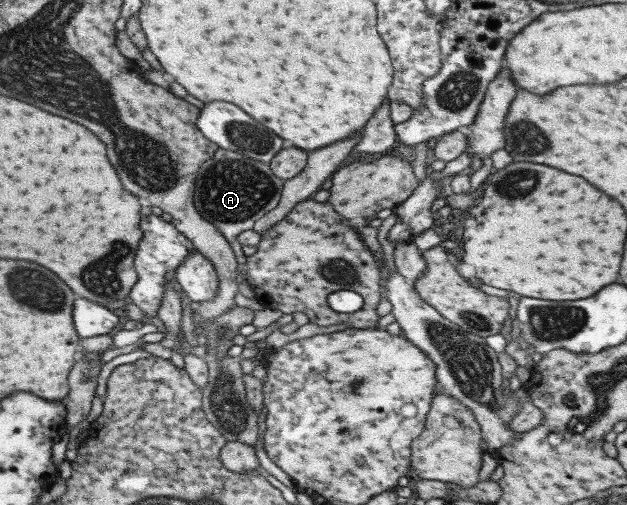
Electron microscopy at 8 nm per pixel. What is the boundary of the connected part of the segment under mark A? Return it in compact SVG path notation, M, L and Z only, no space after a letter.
M218 148L213 157L201 163L197 170L195 188L192 193L195 211L198 211L203 219L212 223L228 241L239 265L241 276L246 257L236 237L242 231L251 230L257 219L262 218L277 205L282 186L283 181L272 175L268 164L253 161L227 149Z

